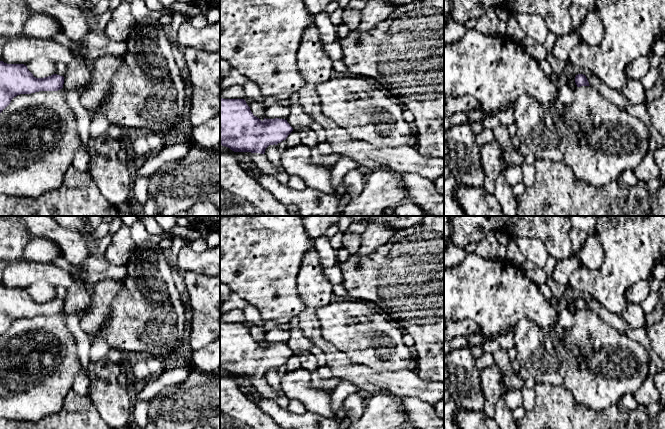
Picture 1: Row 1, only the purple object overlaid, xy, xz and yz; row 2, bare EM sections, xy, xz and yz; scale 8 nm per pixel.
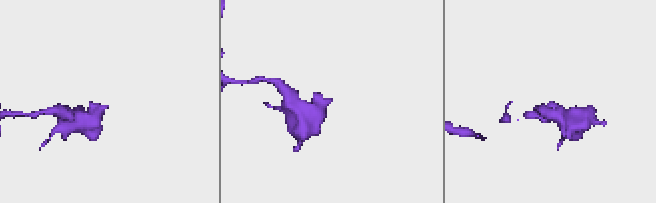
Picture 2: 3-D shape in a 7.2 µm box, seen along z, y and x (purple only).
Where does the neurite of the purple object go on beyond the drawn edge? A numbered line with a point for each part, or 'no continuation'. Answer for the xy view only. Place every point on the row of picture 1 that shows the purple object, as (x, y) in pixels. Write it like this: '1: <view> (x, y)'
no continuation

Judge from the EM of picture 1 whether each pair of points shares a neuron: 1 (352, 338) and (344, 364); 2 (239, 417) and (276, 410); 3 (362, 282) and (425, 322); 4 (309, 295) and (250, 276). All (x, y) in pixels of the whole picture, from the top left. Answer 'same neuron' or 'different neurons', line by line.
1: different neurons
2: different neurons
3: same neuron
4: different neurons

